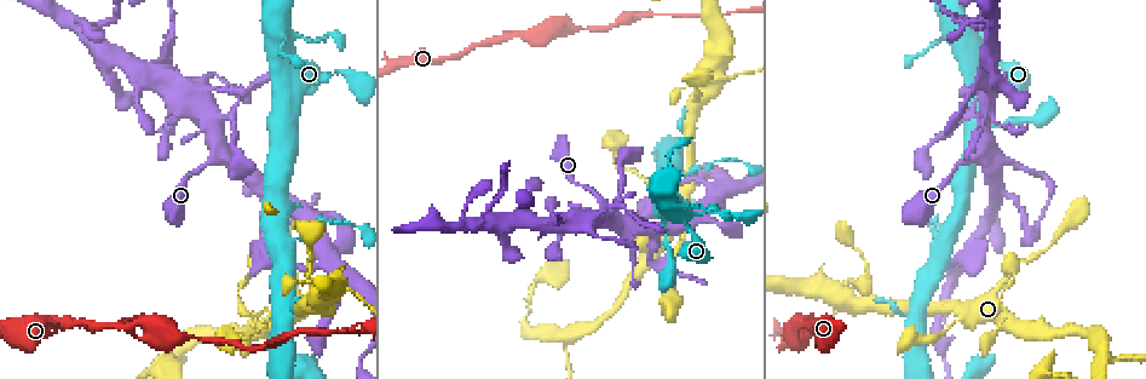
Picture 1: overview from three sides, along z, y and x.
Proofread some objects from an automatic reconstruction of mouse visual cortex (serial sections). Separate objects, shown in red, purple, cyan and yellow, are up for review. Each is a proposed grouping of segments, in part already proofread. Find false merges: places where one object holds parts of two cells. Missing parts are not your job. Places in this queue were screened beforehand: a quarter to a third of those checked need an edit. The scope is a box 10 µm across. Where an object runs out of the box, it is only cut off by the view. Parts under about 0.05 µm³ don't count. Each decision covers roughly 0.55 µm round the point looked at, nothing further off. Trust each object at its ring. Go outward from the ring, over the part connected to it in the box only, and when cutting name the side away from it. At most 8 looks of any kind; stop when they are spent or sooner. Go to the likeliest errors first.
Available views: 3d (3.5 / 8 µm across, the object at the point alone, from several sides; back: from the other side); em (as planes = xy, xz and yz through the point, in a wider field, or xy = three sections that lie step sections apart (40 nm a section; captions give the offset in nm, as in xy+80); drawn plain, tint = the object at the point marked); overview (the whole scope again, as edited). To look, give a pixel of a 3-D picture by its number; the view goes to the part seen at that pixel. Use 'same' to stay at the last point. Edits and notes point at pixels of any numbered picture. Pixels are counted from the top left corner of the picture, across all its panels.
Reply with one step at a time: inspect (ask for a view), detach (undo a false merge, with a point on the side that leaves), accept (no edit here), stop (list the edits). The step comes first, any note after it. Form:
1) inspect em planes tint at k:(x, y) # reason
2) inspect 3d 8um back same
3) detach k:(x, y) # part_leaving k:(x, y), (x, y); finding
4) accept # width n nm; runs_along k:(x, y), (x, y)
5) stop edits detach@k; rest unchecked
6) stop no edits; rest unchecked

inspect 3d 3.5um at 1:(290, 242) # sudden change in width

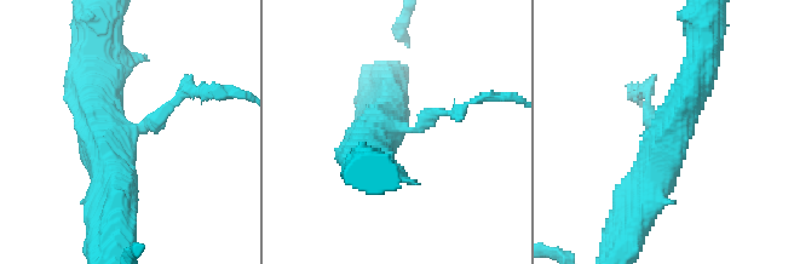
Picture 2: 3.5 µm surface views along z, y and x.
inspect em xy step 2 tint at 2:(398, 132)

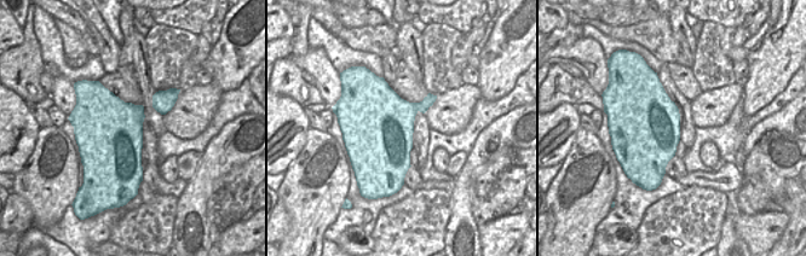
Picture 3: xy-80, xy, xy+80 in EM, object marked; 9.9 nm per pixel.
accept # arm_widths 200, 500, 500 nm; runs_along 2:(700, 68), (634, 210); one cell here

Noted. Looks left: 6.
inspect 3d 3.5um at 1:(615, 209) # sharp bend

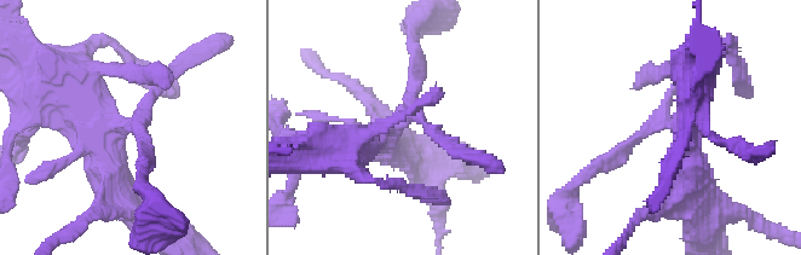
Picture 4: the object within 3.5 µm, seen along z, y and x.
inspect em xy step 1 tint at 4:(400, 123) # need the tissue

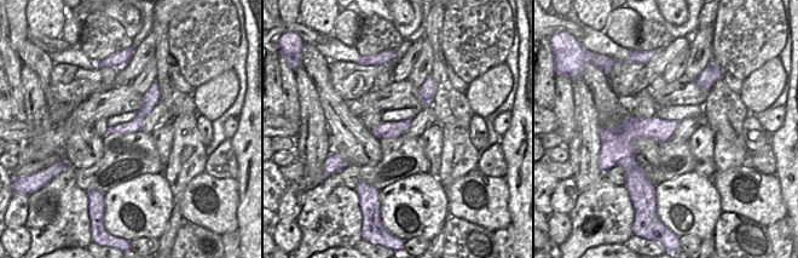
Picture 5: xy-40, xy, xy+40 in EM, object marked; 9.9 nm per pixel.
accept # width 170 nm; runs_along 4:(382, 139), (408, 114), (420, 64); one cell here

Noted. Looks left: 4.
inspect 3d 3.5um at 1:(279, 37) # thick turns thin

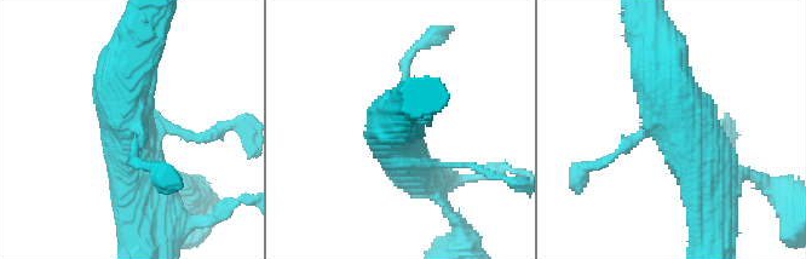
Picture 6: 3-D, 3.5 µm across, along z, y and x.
inspect em xy step 5 tint at 6:(670, 127) # need the tissue

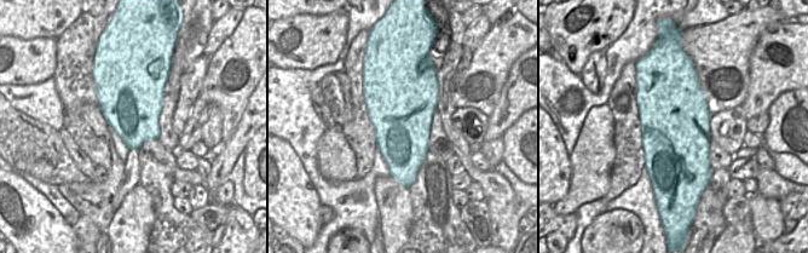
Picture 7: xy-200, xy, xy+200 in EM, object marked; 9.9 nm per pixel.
accept # width 700 nm; runs_along 6:(721, 189), (672, 125), (654, 55); continuous, no second cell

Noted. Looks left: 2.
stop no edits; rest unchecked

